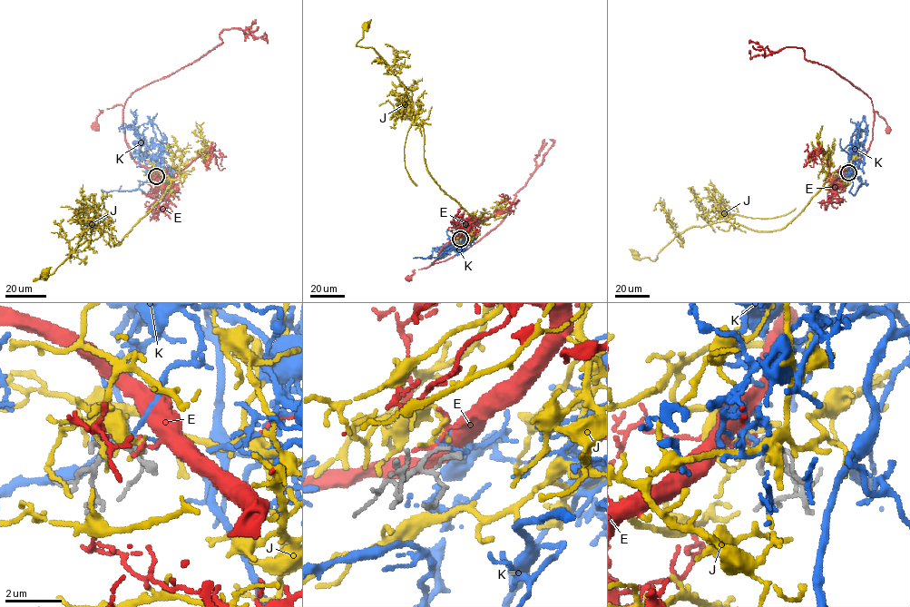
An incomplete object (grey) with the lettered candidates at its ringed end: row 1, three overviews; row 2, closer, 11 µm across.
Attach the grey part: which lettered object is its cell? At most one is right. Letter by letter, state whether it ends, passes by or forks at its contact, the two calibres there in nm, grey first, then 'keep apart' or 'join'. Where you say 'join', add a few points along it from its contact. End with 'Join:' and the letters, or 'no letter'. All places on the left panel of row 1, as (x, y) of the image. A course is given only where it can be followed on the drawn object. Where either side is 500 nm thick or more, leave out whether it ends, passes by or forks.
E: it passes by | 110/90 nm | keep apart
J: it passes by | 110/120 nm | keep apart
K: it forks | 110/100 nm | join | via (156, 176), (161, 170), (157, 167), (159, 165), (166, 189), (166, 196), (159, 203), (140, 189), (101, 189)
Join: K

